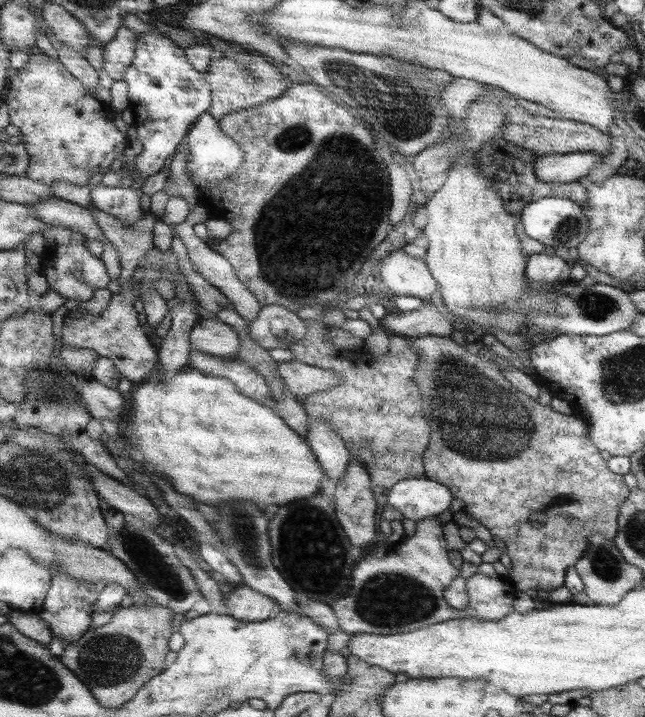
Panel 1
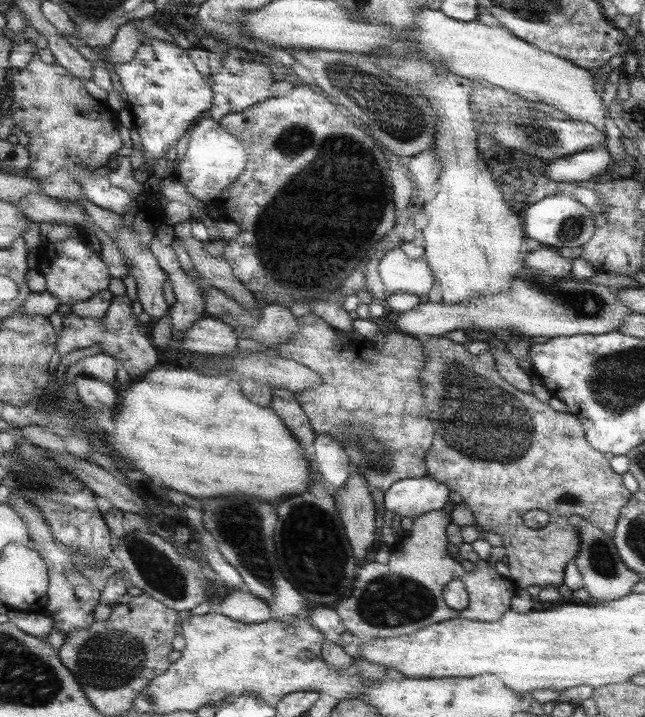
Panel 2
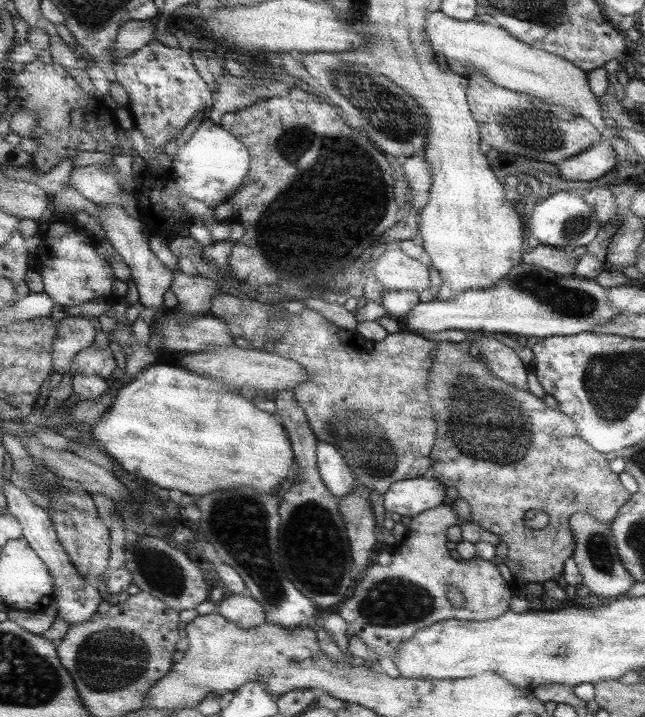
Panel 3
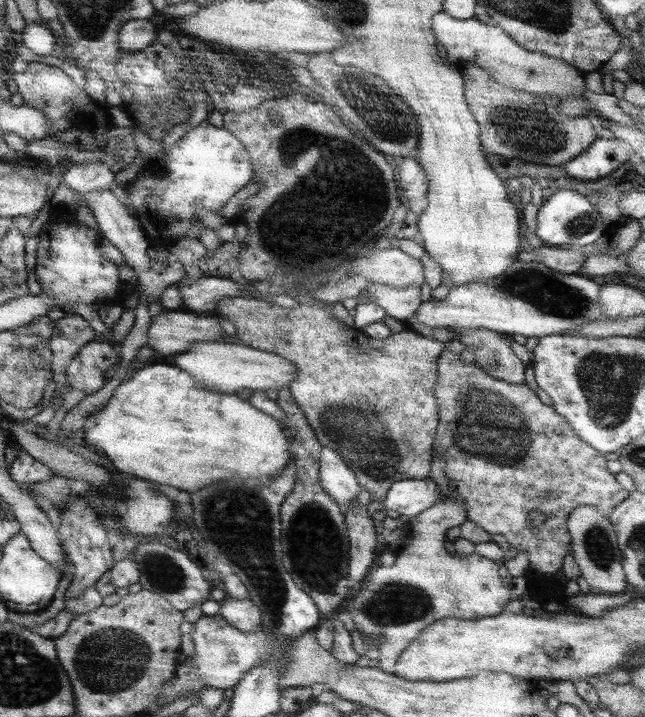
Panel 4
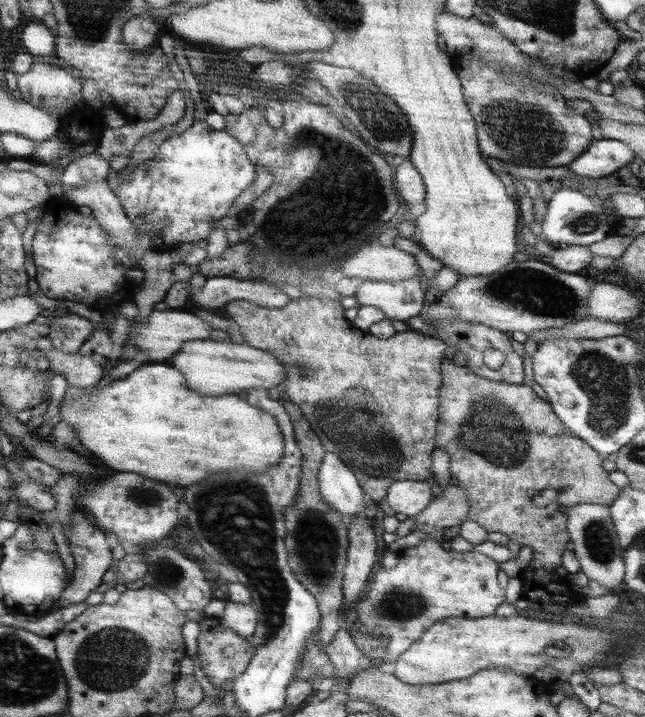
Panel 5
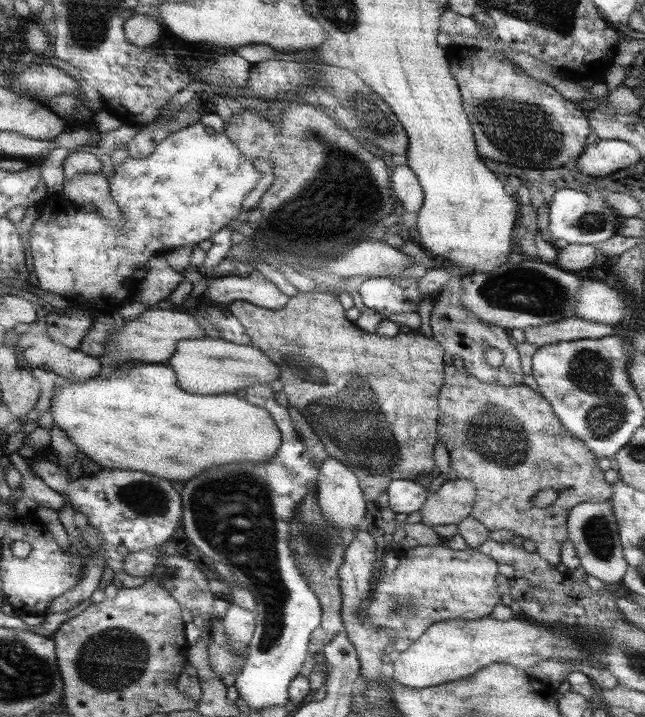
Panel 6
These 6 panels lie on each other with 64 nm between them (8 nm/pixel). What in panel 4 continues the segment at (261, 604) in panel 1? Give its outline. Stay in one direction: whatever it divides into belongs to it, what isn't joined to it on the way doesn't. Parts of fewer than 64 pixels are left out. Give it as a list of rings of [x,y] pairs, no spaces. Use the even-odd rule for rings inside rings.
[[[249,599],[245,600],[223,600],[220,602],[218,613],[230,626],[238,628],[240,632],[252,632],[262,623],[260,608]]]

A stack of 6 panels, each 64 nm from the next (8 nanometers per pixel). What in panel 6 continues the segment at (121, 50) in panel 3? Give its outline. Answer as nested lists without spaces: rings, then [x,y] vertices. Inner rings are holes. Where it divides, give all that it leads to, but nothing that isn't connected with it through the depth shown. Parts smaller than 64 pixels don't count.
[[[144,14],[132,15],[123,24],[126,39],[144,50],[158,46],[158,38],[162,34],[162,26],[158,24],[158,18],[146,16]]]

